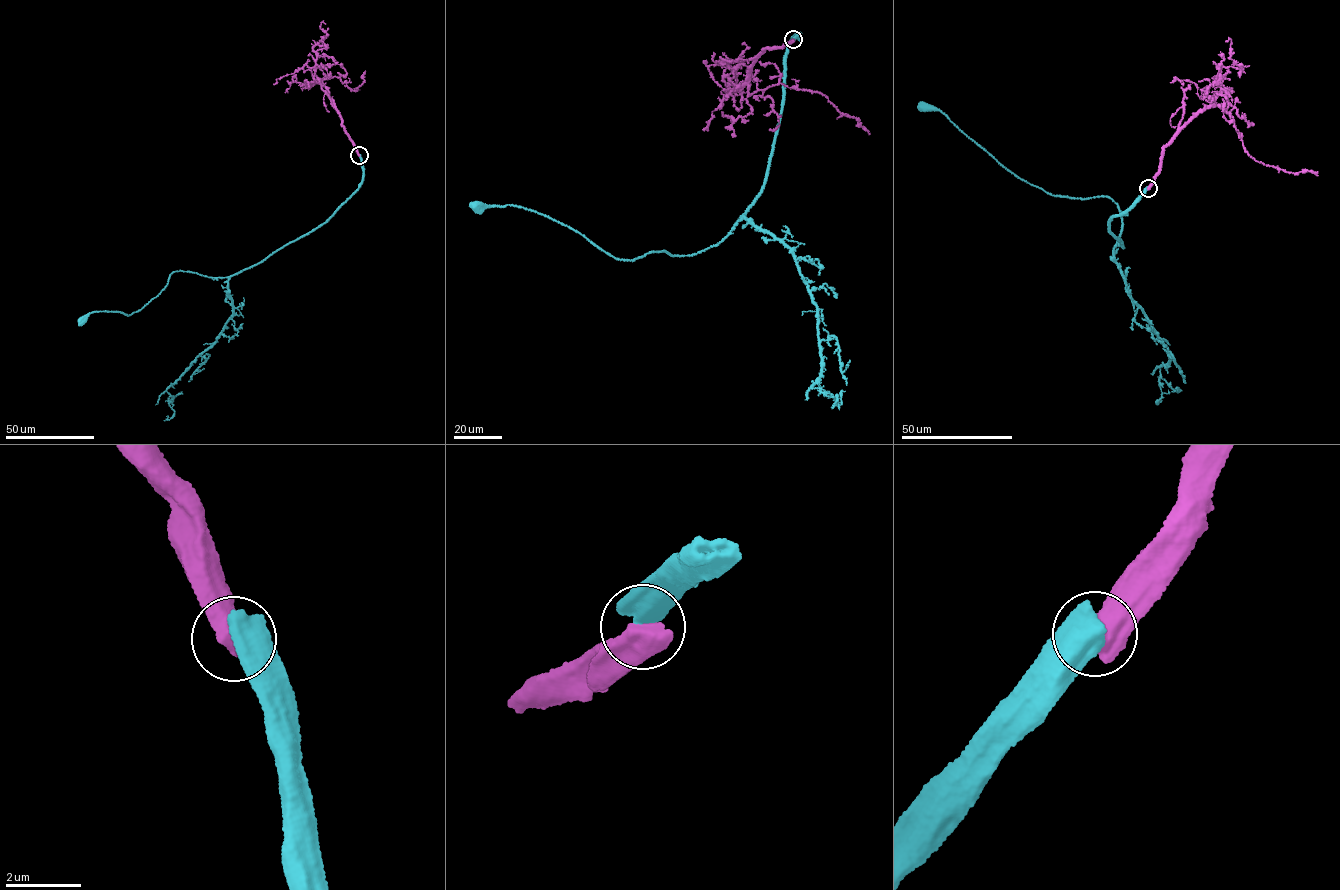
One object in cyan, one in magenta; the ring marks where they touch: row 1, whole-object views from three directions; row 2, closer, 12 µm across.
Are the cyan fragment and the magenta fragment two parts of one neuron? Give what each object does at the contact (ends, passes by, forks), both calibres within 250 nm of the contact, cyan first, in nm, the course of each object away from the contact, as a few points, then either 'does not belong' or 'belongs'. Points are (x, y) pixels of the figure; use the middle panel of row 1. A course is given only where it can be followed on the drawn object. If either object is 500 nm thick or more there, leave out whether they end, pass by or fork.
calibres 800 and 700 nm; course cyan (792, 39), (799, 34), (785, 59), (760, 192), (719, 243), (621, 260), (542, 214), (477, 206); course magenta (793, 39), (764, 49), (748, 73), (748, 93), (781, 84), (819, 92), (869, 134); does not belong

